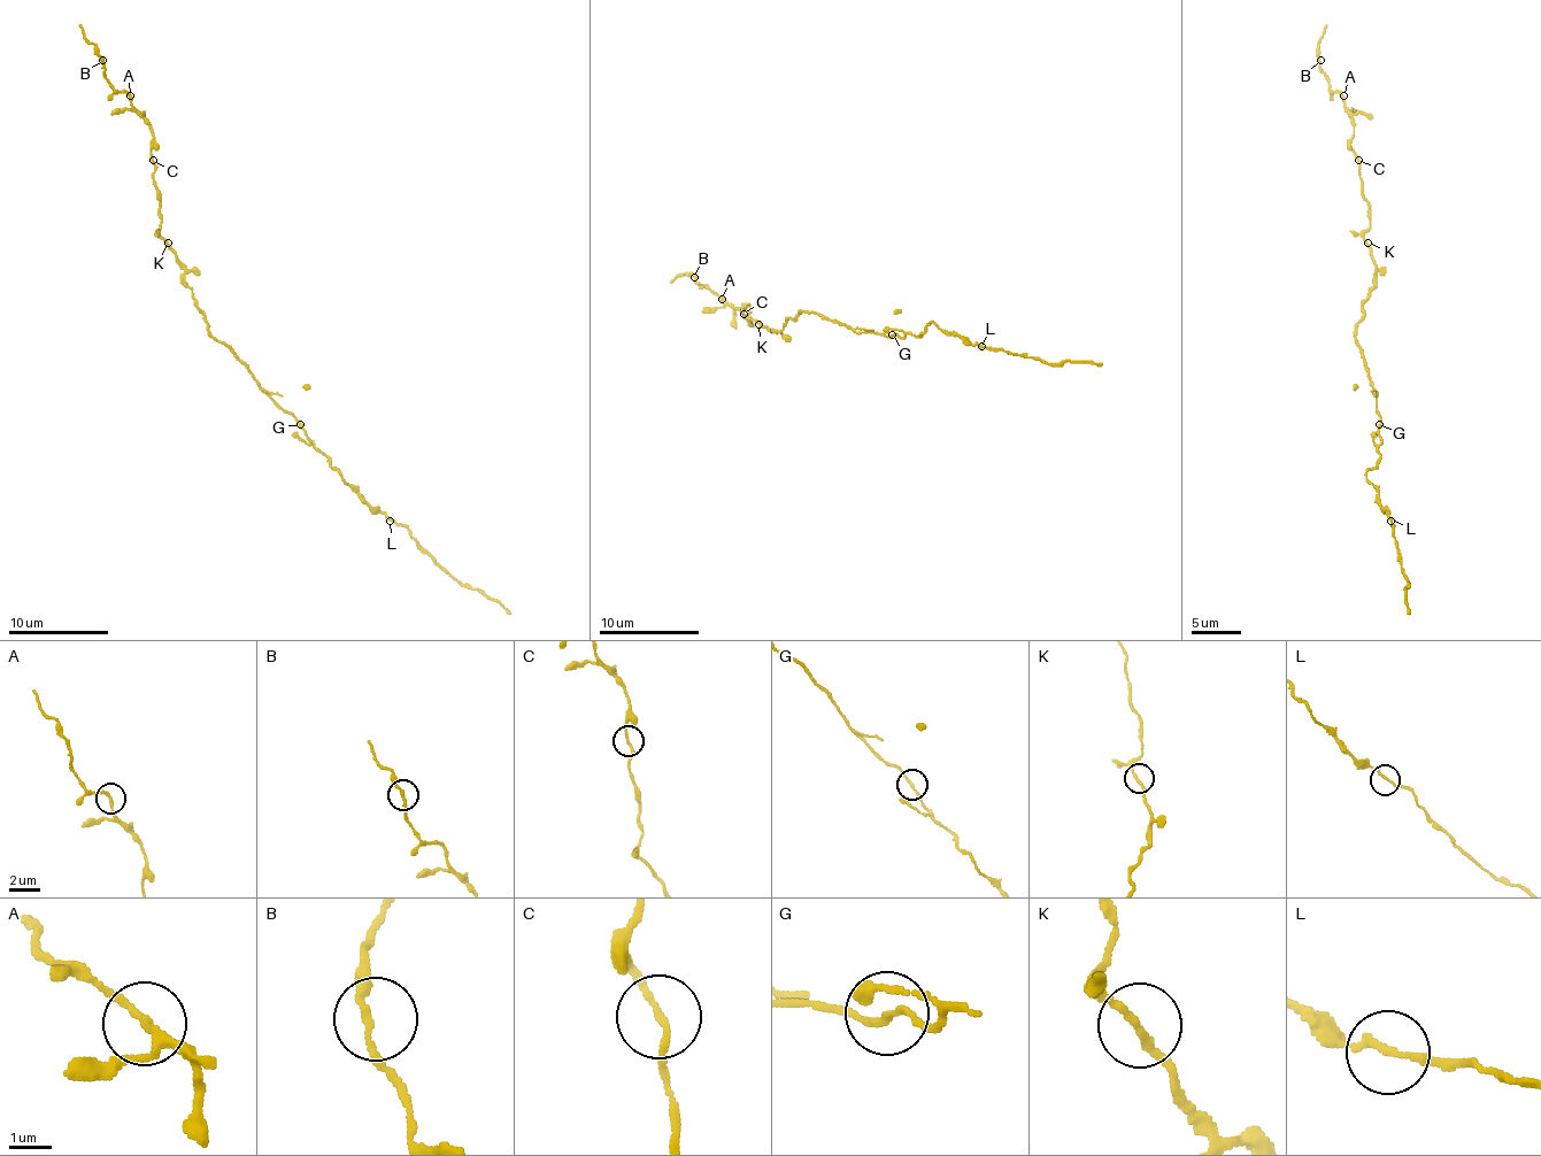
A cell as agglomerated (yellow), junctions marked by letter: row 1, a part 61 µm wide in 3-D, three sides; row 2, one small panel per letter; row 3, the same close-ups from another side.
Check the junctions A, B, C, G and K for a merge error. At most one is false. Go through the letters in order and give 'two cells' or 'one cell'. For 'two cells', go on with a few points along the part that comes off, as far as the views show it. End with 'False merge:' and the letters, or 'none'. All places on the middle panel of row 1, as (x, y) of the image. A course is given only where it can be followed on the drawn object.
A: one cell
B: one cell
C: one cell
G: one cell
K: one cell
False merge: none

